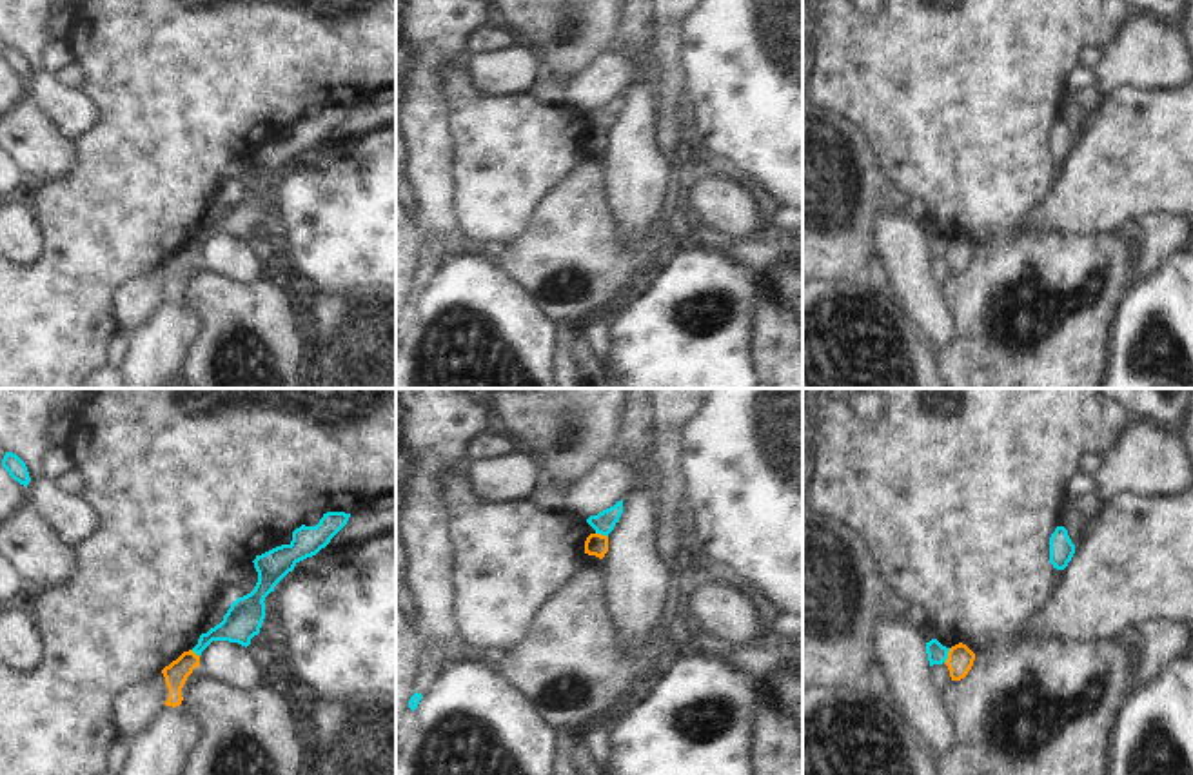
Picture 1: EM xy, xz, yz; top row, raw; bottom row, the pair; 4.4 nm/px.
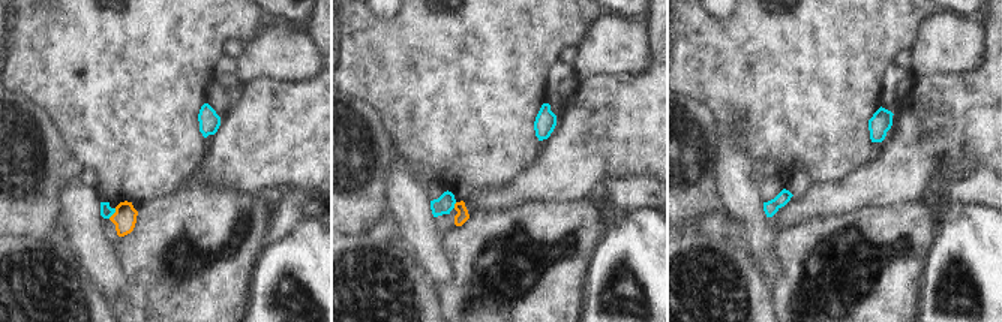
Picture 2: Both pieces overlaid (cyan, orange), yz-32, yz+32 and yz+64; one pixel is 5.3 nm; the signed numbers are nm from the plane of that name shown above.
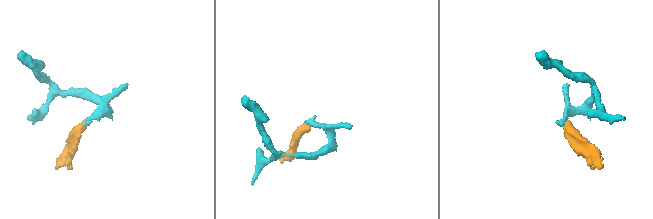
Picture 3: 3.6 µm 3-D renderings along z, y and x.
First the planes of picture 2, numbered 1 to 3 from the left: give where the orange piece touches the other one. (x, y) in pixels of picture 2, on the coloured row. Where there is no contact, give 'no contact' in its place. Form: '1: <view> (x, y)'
1: yz-32 (113, 213)
2: yz+32 (453, 205)
3: no contact

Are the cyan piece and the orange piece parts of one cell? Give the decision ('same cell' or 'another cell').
another cell

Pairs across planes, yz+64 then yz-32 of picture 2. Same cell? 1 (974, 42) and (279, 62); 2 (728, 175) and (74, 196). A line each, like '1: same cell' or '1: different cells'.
1: same cell
2: same cell

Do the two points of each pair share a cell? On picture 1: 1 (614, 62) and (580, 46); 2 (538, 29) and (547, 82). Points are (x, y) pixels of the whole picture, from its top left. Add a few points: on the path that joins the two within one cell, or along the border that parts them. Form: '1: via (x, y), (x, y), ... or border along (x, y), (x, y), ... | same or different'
1: border along (612, 46), (600, 51), (567, 82) | different
2: border along (540, 60), (563, 86) | different

